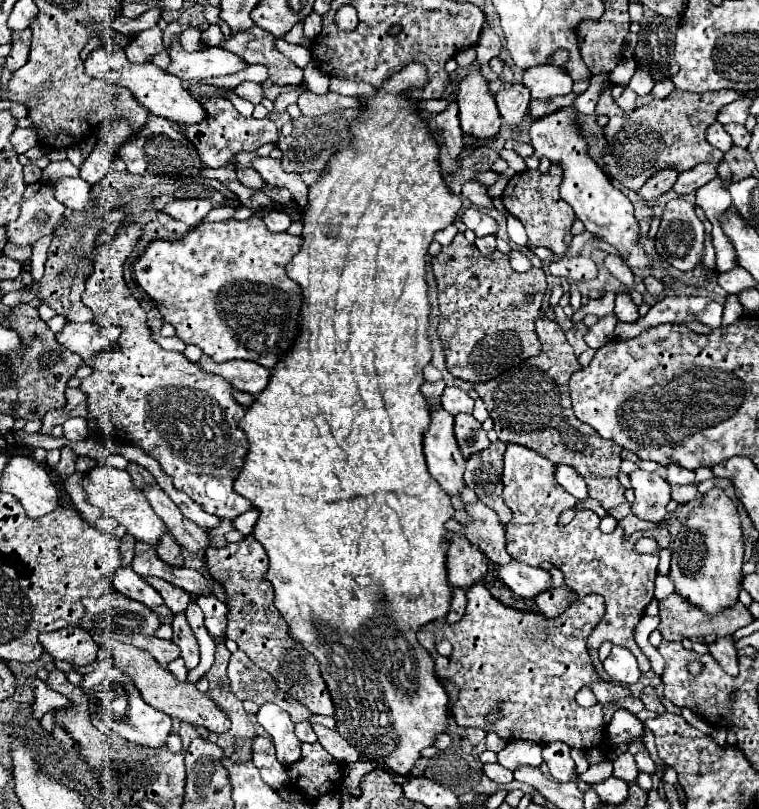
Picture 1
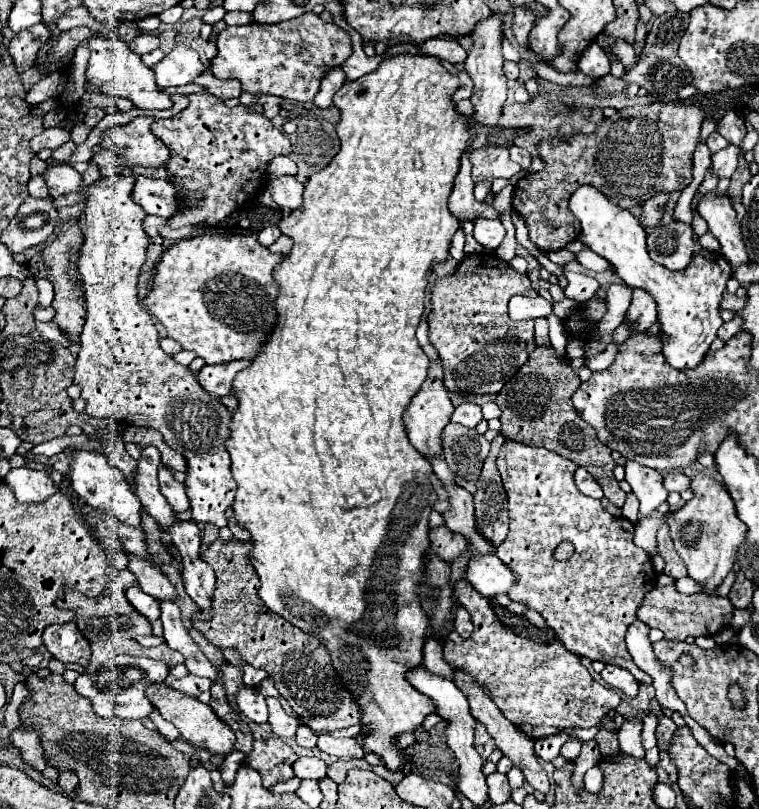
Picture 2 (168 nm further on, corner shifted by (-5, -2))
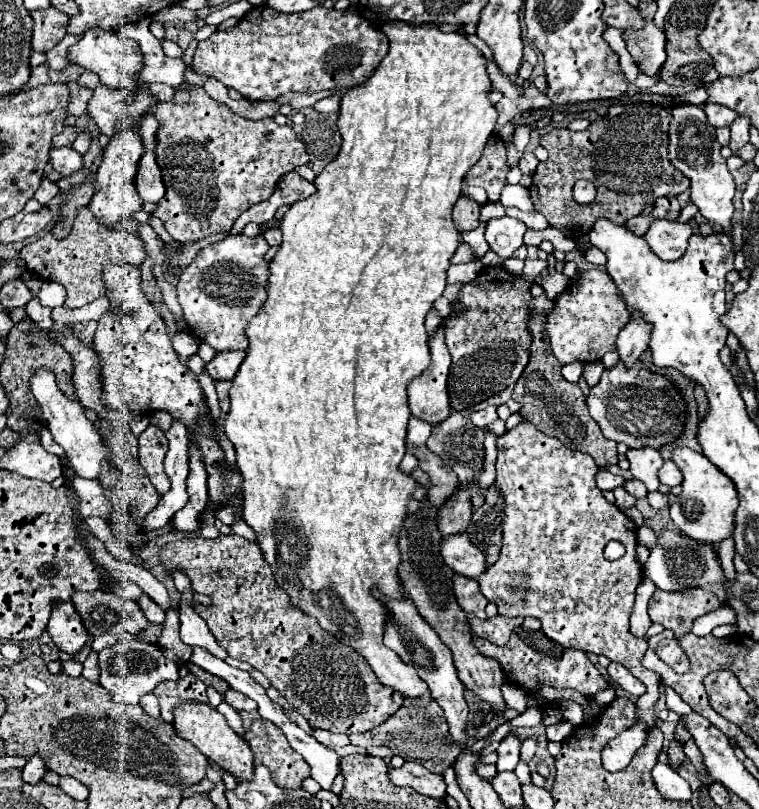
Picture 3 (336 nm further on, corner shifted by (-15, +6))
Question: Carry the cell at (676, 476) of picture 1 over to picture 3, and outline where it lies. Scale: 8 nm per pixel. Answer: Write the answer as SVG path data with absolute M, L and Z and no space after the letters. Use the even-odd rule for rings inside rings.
M664 461L664 465L662 465L660 471L658 471L658 479L660 479L662 485L676 487L676 485L680 485L682 475L680 475L680 469L678 469L672 461Z

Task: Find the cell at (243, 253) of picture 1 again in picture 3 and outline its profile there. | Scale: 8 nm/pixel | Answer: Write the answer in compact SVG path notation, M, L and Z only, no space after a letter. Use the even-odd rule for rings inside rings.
M242 233L228 235L224 241L202 249L194 263L182 271L176 287L178 301L184 309L190 331L198 341L208 343L216 351L248 347L244 327L264 305L264 283L268 279L264 253L268 249L270 247L262 237L246 237Z

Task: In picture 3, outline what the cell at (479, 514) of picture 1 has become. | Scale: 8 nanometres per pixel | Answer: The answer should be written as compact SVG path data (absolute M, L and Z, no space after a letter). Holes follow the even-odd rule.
M414 447L412 449L414 457L418 459L418 467L428 475L430 479L430 503L436 507L442 507L444 499L448 499L448 495L452 491L456 491L458 487L458 479L456 473L446 467L444 463L440 463L440 459L436 459L436 455L432 455L432 451L428 451L428 447Z

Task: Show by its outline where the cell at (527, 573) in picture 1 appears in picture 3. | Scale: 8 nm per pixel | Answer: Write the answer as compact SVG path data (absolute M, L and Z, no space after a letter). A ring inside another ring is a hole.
M448 535L440 541L440 555L444 563L458 575L478 579L486 567L484 567L484 553L476 551L472 543L468 543L466 535Z

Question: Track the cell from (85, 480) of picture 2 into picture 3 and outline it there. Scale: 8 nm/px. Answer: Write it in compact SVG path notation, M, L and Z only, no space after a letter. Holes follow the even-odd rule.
M46 367L38 369L32 375L30 389L32 389L32 395L36 397L36 401L42 409L42 415L46 419L46 425L48 425L54 441L60 447L64 447L66 459L68 459L70 467L74 469L74 473L80 477L86 477L86 479L98 479L102 465L104 463L112 465L112 455L108 455L108 447L102 445L102 437L100 437L98 429L94 427L94 423L86 419L84 407L80 407L80 403L76 403L74 399L70 399L62 393L62 389L56 383L54 373Z

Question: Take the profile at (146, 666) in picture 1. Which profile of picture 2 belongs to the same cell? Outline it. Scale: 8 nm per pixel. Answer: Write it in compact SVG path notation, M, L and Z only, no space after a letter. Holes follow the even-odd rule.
M148 683L146 685L146 697L160 711L160 715L166 721L170 721L172 725L176 725L176 729L180 731L180 735L188 743L200 745L200 747L208 749L210 753L216 753L216 755L228 755L228 753L232 753L232 747L236 743L234 731L212 711L210 705L198 701L198 697L186 695L182 691L176 691L172 687L168 687L166 683Z

